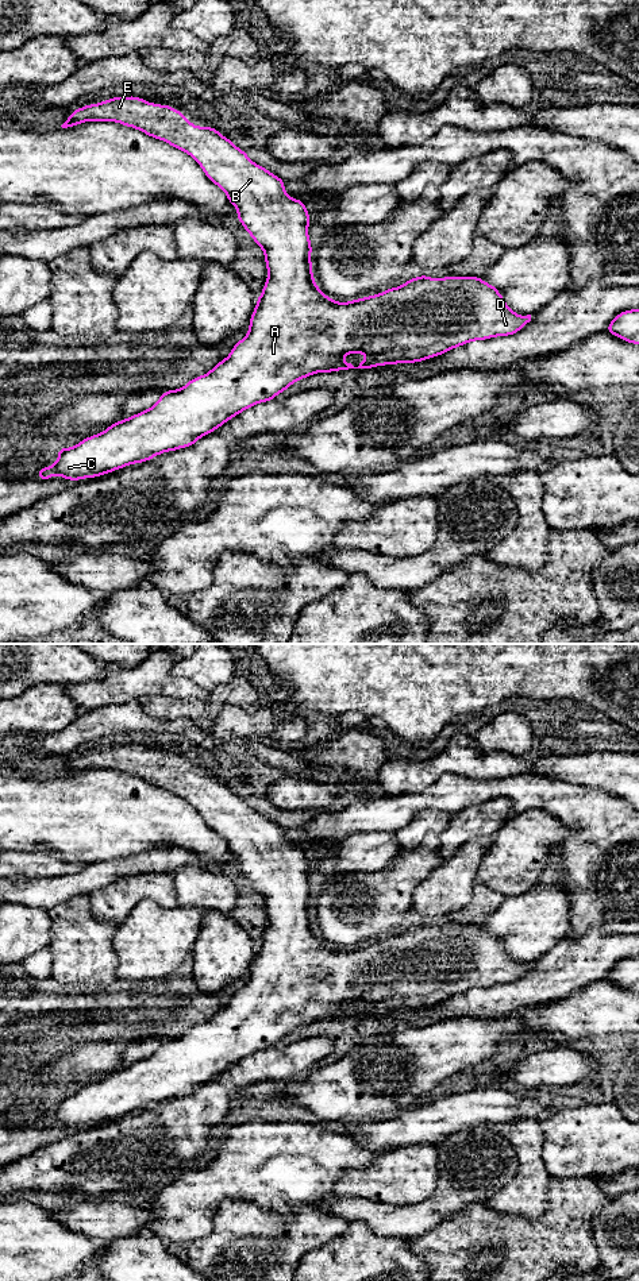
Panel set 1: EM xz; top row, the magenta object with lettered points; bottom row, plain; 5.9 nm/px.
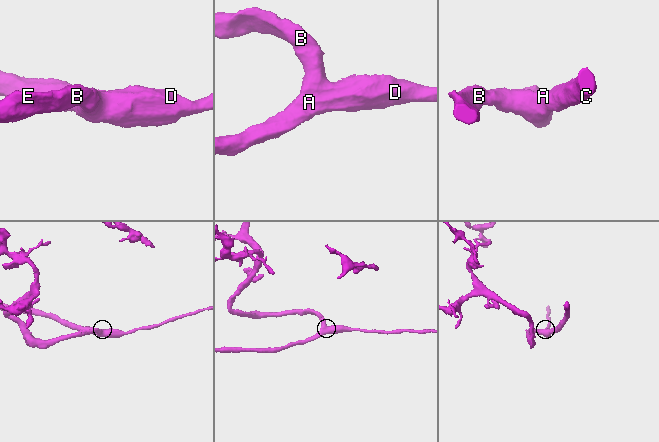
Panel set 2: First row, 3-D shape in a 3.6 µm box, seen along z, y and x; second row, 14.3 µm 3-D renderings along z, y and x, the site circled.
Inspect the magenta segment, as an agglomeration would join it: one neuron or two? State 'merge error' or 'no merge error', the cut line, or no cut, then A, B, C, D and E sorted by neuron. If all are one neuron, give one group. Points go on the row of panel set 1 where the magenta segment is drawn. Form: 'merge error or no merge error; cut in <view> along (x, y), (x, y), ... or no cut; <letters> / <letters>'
no merge error; no cut; A B C D E

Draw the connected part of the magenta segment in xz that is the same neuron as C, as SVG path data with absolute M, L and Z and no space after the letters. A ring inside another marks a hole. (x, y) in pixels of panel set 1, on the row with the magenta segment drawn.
M136 96L112 97L81 107L70 112L61 127L84 121L116 121L189 154L208 180L227 194L228 202L236 207L240 224L263 250L269 277L257 298L247 335L232 346L226 359L184 387L163 391L150 409L123 418L72 448L58 447L58 460L35 474L42 481L55 474L76 482L96 478L163 452L190 447L238 413L274 400L296 381L316 373L423 362L469 342L511 336L531 321L531 315L516 315L500 292L480 277L449 275L438 279L421 274L384 293L336 302L313 279L308 236L312 217L304 201L290 198L284 189L285 180L253 162L246 151L216 128L197 127L169 104L146 103ZM358 352L367 356L358 367L342 360L343 355Z

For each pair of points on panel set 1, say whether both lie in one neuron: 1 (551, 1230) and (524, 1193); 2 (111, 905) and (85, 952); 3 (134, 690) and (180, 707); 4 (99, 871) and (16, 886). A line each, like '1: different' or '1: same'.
1: different
2: different
3: different
4: same

